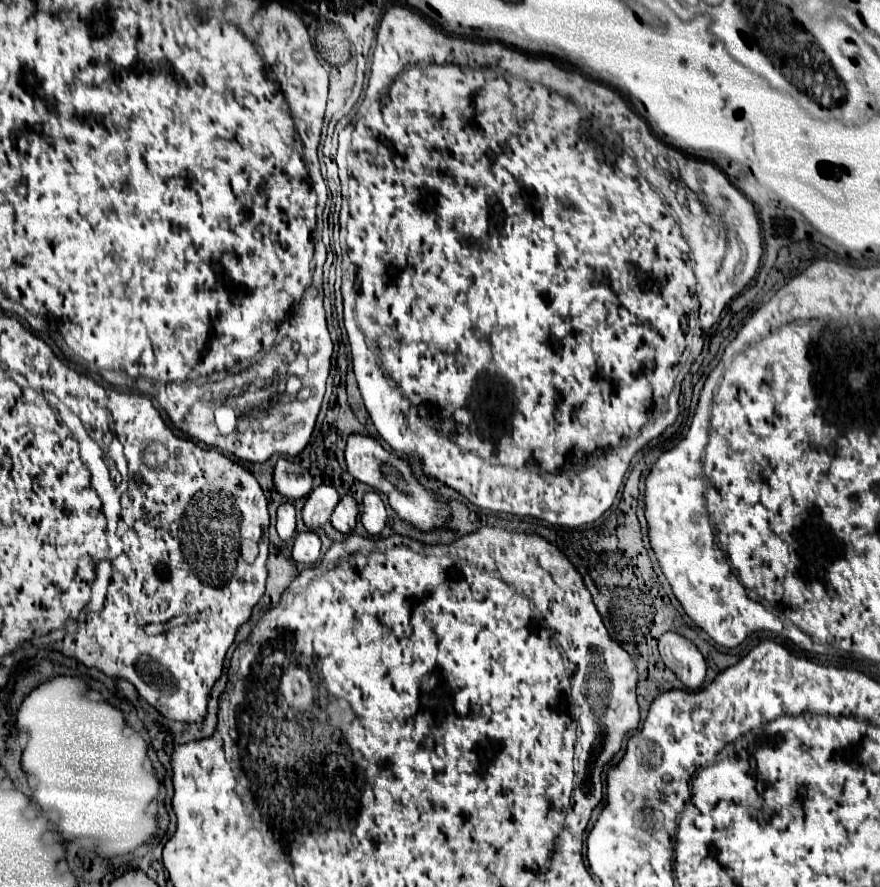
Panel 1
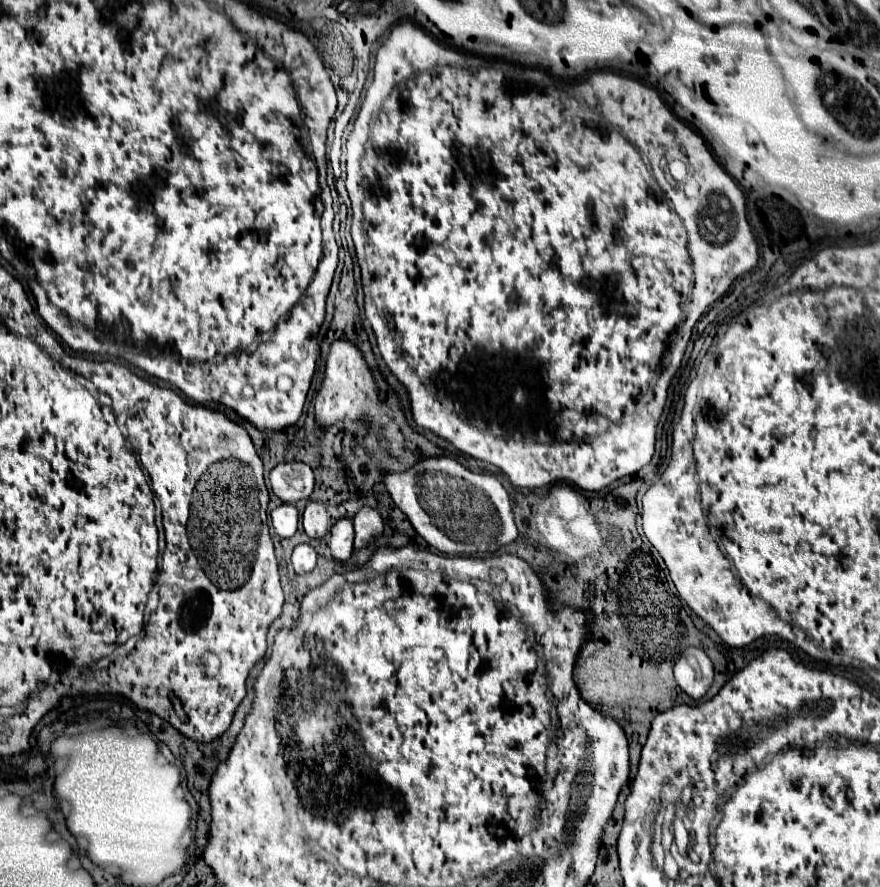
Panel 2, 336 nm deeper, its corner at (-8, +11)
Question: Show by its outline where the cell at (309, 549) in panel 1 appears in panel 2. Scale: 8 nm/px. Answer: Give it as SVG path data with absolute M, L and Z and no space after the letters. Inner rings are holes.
M302 543L302 545L296 545L294 553L292 553L292 565L294 565L294 571L296 573L310 573L314 567L316 567L316 551L312 545L308 543Z

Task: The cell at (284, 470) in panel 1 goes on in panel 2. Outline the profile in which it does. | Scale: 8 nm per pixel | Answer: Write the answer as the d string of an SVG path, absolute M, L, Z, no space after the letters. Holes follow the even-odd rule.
M302 461L278 463L270 473L270 487L284 503L296 503L308 499L314 489L312 467Z

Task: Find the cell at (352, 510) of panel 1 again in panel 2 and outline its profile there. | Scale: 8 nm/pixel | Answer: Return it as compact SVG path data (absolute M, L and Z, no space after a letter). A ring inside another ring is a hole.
M342 517L334 523L334 527L330 529L330 551L334 555L334 559L346 561L352 551L354 551L354 525L352 519Z

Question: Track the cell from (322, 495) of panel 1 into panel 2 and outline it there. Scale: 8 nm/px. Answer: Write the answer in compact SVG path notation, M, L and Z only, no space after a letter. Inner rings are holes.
M310 501L302 513L302 525L308 537L324 537L328 533L326 505L322 501Z

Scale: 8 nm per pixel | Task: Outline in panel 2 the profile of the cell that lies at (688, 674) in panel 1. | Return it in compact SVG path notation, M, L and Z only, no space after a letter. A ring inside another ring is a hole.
M688 647L674 665L674 677L682 691L694 699L700 699L712 685L714 667L702 649Z

